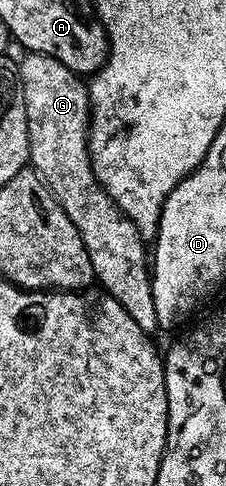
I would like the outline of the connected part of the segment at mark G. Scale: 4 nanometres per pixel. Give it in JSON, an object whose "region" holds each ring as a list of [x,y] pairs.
{"region":[[[27,52],[24,60],[18,61],[19,81],[23,83],[23,93],[27,103],[27,129],[31,143],[30,167],[38,172],[39,177],[47,184],[47,188],[55,196],[55,201],[69,214],[69,222],[77,226],[81,234],[81,242],[85,242],[85,250],[89,254],[89,262],[93,262],[95,280],[102,291],[108,292],[141,326],[141,330],[151,334],[159,328],[157,306],[153,306],[153,290],[149,271],[149,252],[143,249],[145,237],[137,230],[137,226],[113,202],[107,191],[99,185],[96,165],[91,159],[87,135],[91,129],[91,94],[84,77],[80,73],[69,70],[57,58],[46,56],[40,52]]]}

